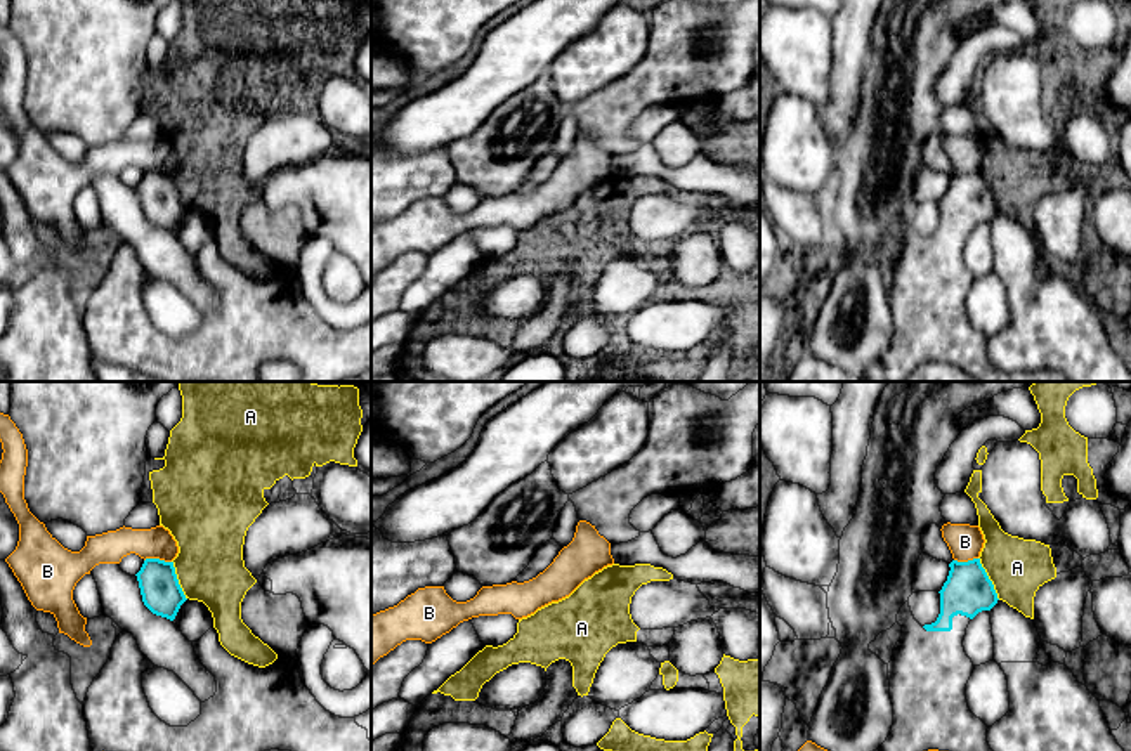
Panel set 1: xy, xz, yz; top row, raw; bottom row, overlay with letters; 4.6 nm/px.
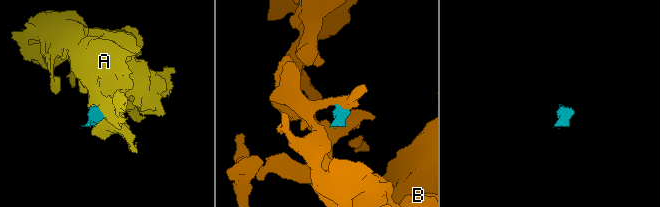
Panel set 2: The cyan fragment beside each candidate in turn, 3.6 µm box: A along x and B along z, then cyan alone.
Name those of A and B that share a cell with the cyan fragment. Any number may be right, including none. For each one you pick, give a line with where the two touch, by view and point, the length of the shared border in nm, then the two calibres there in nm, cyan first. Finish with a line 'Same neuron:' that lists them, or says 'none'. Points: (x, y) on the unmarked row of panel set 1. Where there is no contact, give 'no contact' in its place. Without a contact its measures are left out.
Same neuron: none

